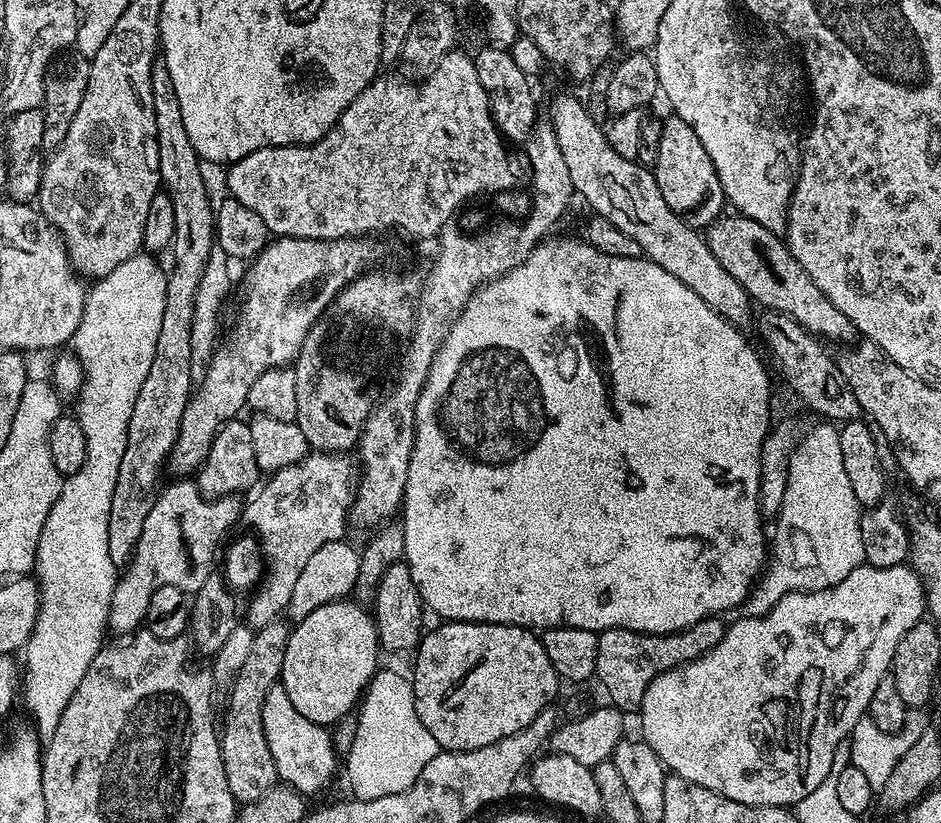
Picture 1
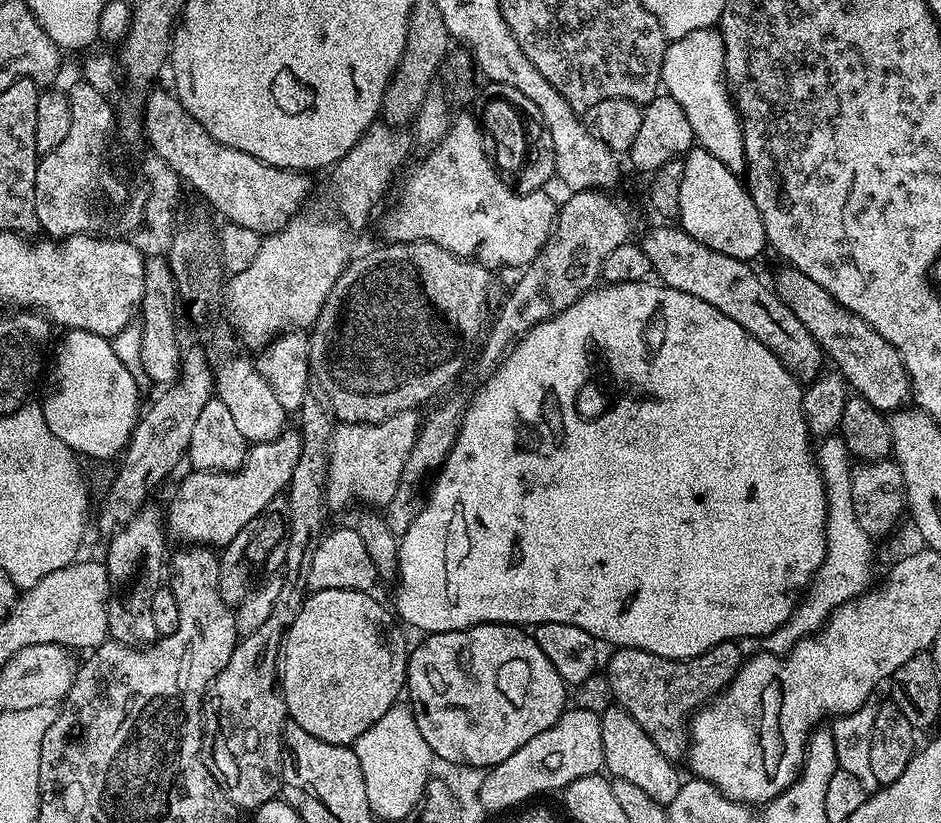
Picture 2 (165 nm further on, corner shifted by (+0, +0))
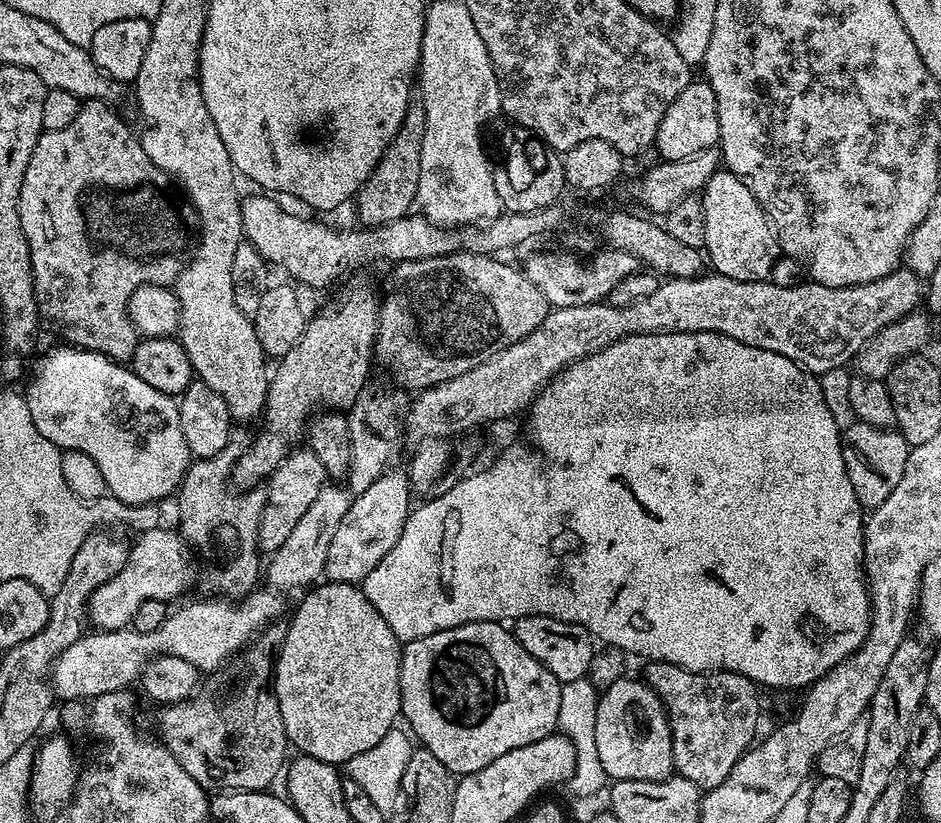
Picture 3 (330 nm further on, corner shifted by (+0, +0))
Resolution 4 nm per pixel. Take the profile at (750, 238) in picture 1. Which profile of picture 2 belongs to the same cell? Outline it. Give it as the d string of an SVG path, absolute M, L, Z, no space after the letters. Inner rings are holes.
M784 266L776 276L774 291L790 310L794 310L794 318L810 330L810 334L818 342L825 357L834 363L835 371L844 377L849 389L855 395L866 399L878 411L891 414L907 405L913 395L912 383L908 380L908 371L894 346L878 334L862 318L847 312L832 295L814 278L806 278L797 268Z

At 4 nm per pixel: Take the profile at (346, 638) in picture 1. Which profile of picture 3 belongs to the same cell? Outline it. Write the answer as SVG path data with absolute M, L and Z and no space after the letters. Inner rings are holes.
M320 582L311 590L303 593L304 601L296 608L292 620L287 621L288 633L284 635L283 644L279 645L278 655L274 660L274 687L278 698L278 710L282 710L282 726L288 735L288 743L297 753L313 756L327 764L337 766L347 765L350 758L370 750L370 746L378 746L382 738L390 729L397 727L400 711L400 654L402 642L386 626L386 618L374 610L374 606L366 598L366 594L354 584L333 584L331 582Z

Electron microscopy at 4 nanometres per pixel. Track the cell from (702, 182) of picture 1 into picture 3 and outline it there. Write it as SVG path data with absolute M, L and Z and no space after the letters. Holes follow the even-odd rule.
M717 170L710 182L706 182L700 200L705 214L705 240L702 248L707 263L716 267L713 268L715 275L734 278L738 282L768 280L781 250L776 243L772 224L758 198L754 198L754 194L742 186L733 172Z

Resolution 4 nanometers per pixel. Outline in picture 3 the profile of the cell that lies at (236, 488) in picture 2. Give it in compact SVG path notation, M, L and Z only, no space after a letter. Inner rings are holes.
M364 284L348 288L340 296L337 304L324 308L316 317L309 319L304 326L302 338L285 356L279 357L276 373L268 378L268 393L262 413L264 429L252 440L252 445L241 451L236 467L232 469L231 483L237 489L247 490L263 485L272 472L280 465L294 446L306 436L306 425L317 410L347 410L358 398L358 394L369 383L368 371L374 368L376 346L376 315L380 312L377 293L372 293Z

